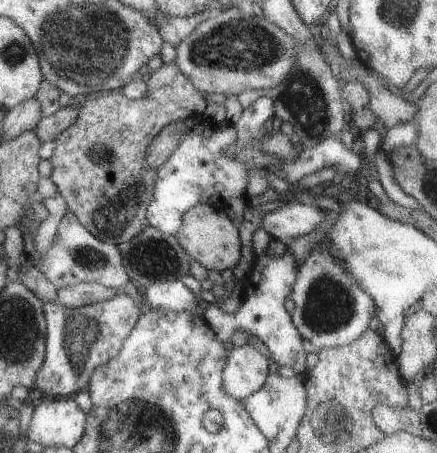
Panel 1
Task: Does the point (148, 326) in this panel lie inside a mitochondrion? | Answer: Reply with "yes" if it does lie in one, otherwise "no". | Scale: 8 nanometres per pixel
no

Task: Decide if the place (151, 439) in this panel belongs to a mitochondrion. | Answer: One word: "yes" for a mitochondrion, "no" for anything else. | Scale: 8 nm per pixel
yes

